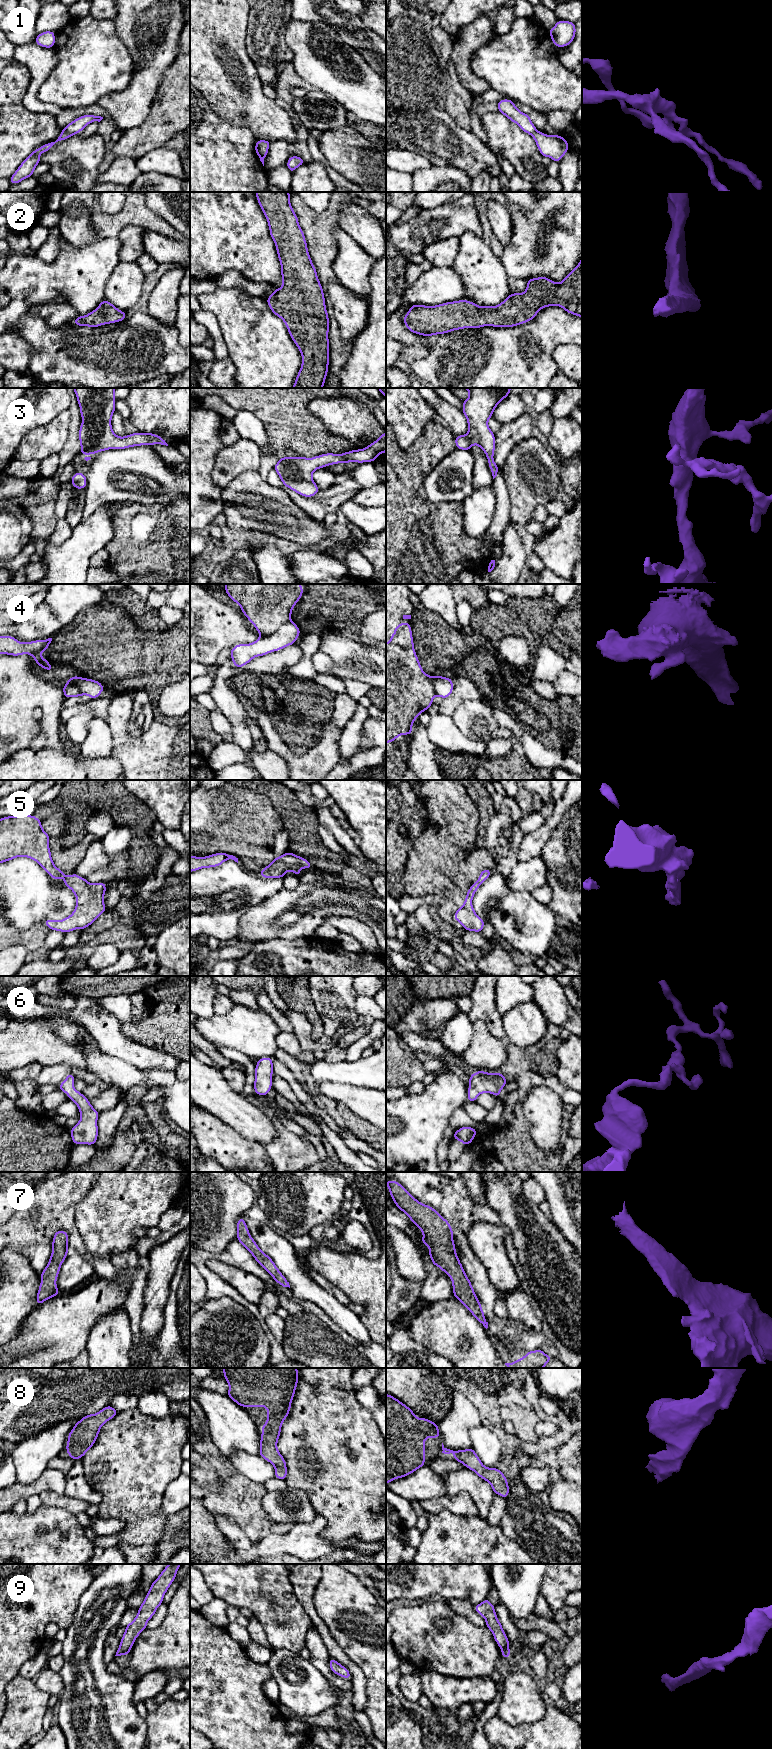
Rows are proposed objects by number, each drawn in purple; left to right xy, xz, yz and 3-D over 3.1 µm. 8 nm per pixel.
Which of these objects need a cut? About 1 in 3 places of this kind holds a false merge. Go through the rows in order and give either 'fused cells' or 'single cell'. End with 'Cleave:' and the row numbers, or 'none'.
1: fused cells
2: single cell
3: single cell
4: fused cells
5: single cell
6: single cell
7: single cell
8: single cell
9: single cell
Cleave: 1, 4

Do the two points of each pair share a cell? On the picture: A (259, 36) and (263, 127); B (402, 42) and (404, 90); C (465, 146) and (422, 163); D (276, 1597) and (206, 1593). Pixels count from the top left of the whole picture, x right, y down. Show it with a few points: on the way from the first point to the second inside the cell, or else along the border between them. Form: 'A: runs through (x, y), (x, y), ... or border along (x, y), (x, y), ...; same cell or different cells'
A: border along (250, 59), (256, 68), (262, 85); different cells
B: runs through (402, 54), (404, 78); same cell
C: border along (407, 149), (424, 155), (432, 164); different cells
D: border along (201, 1574), (204, 1582), (215, 1597); different cells

